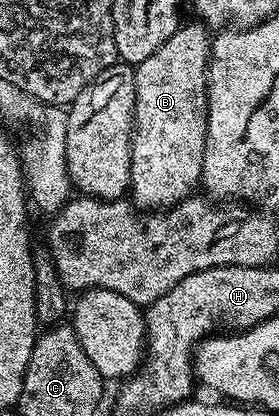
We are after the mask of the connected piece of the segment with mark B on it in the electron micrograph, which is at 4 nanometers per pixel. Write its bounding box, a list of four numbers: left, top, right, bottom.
[128,23,212,210]

